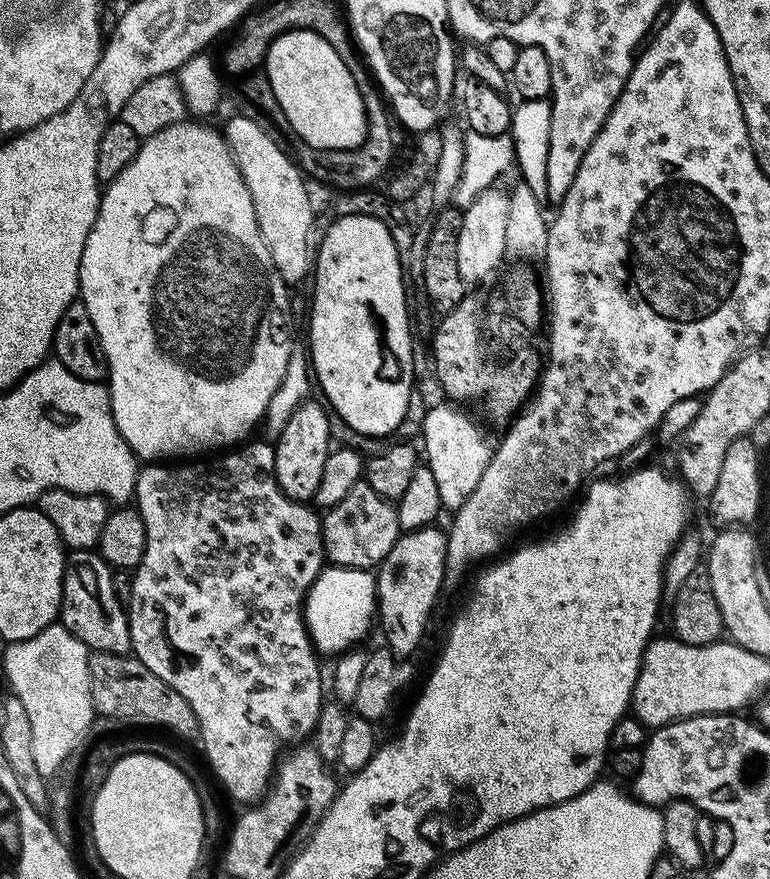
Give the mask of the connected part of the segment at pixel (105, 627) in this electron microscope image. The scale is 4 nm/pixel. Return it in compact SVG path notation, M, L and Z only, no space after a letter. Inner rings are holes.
M69 551L64 561L62 602L58 620L92 652L112 652L116 656L127 656L132 646L128 614L118 594L114 594L113 571L99 551Z

